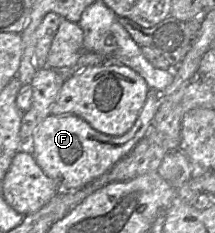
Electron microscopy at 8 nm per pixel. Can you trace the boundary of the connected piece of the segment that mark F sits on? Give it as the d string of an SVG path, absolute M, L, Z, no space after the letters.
M150 90L132 128L122 136L111 137L94 130L74 115L50 114L35 129L29 143L30 153L42 171L57 182L61 191L75 191L88 185L125 157L143 139L159 107L159 95Z

